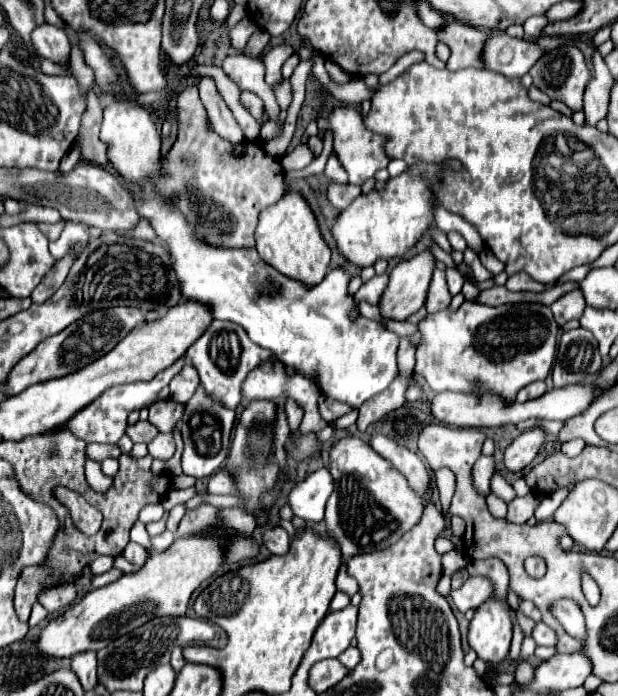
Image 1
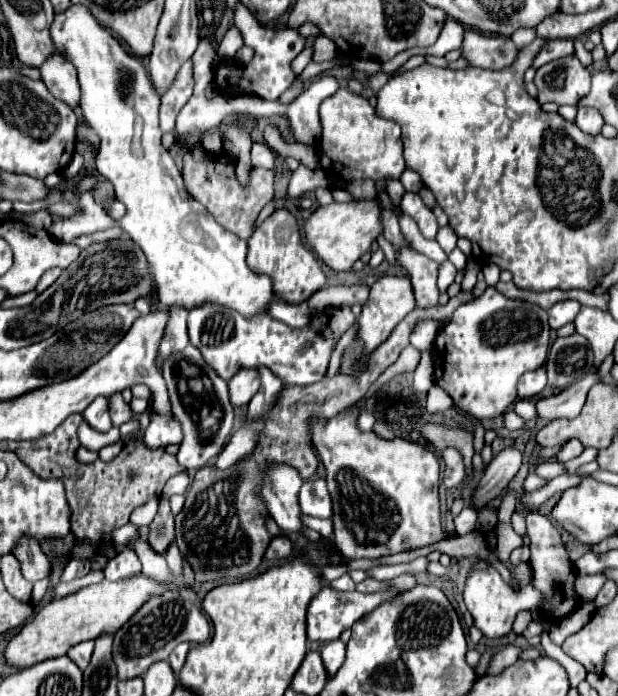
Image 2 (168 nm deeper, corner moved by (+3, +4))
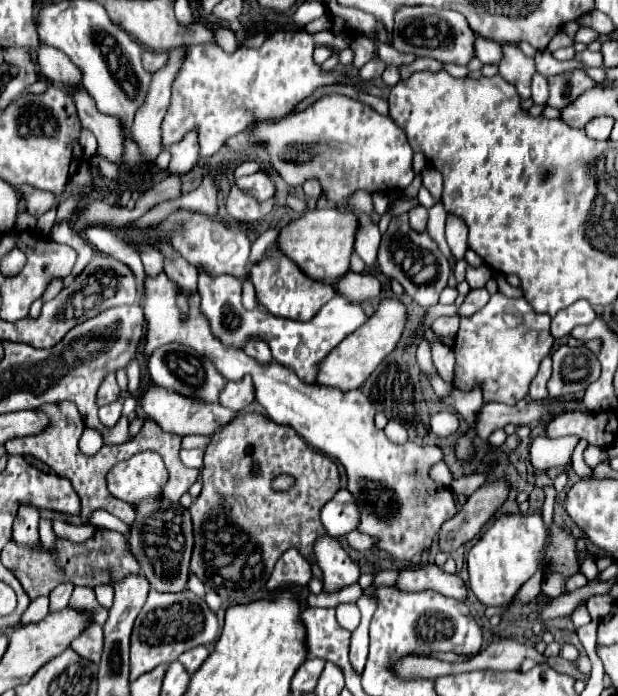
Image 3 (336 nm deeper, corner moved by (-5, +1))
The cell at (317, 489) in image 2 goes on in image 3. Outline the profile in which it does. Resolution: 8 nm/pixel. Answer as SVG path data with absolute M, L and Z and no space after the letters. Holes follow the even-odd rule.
M340 489L334 499L330 499L322 507L322 525L334 537L344 537L346 533L354 531L360 523L360 507L352 499L348 489Z

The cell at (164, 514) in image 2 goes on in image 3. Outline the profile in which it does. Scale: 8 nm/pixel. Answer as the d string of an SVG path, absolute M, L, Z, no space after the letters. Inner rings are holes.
M156 451L136 453L130 459L116 463L106 475L110 493L116 499L128 501L136 507L136 519L132 521L130 533L126 539L128 539L130 553L140 563L144 577L150 581L150 587L154 587L156 591L176 593L176 591L184 591L188 583L194 535L192 535L192 517L188 509L182 509L180 505L172 505L170 501L164 499L162 489L166 481L168 481L168 471L160 455L156 455ZM164 547L170 547L168 555ZM146 549L158 551L158 559L150 559L146 555Z

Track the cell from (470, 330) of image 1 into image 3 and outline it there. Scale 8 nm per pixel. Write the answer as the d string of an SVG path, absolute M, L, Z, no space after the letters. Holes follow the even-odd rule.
M494 293L484 309L472 317L460 319L456 333L456 387L470 391L480 385L484 401L496 401L516 405L528 395L528 385L538 373L540 361L550 355L554 337L550 333L550 315L532 311L524 299L510 299L502 293Z

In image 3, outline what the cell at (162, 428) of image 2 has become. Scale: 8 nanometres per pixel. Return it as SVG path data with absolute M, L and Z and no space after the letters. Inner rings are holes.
M152 385L140 397L140 407L142 407L142 411L146 411L146 417L154 419L164 431L178 433L178 435L212 435L214 431L226 427L232 419L236 419L234 411L228 411L218 403L204 403L198 399L188 399L188 397L176 395L174 391L168 391L160 385Z

